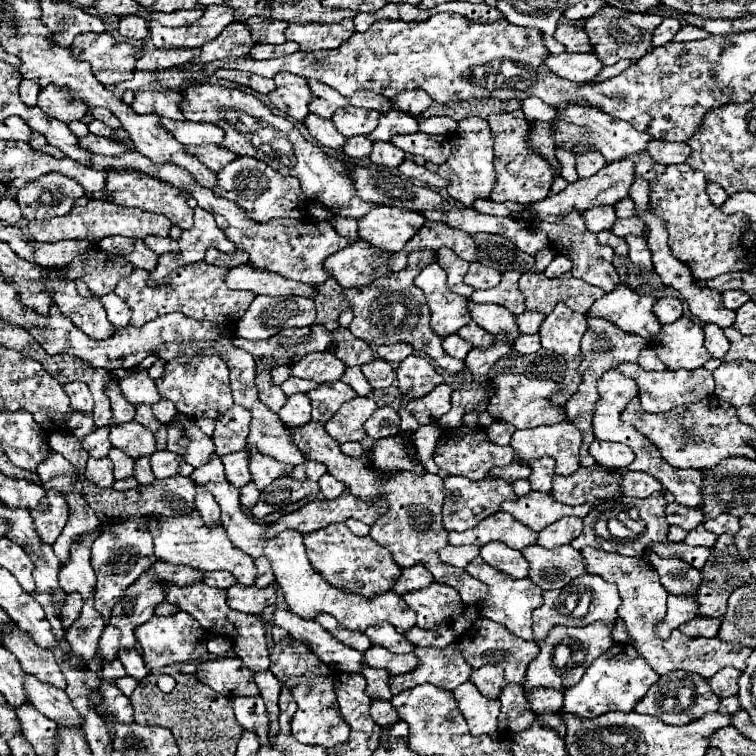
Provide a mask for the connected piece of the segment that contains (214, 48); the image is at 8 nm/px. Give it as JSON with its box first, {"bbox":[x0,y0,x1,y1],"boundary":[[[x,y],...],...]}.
{"bbox":[191,21,253,63],"boundary":[[[233,21],[229,27],[221,31],[217,39],[201,47],[201,55],[197,59],[191,59],[191,63],[211,63],[217,59],[229,59],[229,57],[245,57],[249,55],[253,47],[253,39],[249,29],[243,23]]]}

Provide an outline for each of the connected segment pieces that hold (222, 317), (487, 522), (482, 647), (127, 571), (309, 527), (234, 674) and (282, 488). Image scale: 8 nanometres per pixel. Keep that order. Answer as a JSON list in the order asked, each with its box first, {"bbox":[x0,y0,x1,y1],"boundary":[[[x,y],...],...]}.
[{"bbox":[115,261,255,327],"boundary":[[[199,261],[199,263],[191,263],[187,267],[173,271],[165,281],[161,281],[161,283],[169,283],[171,287],[149,287],[145,283],[147,273],[141,269],[133,269],[131,275],[127,275],[125,279],[121,279],[121,283],[117,283],[115,293],[131,307],[131,311],[133,311],[131,325],[133,327],[143,327],[147,321],[157,319],[159,315],[165,315],[171,311],[179,311],[197,321],[235,325],[249,309],[251,301],[255,299],[255,293],[229,289],[225,283],[227,273],[229,273],[229,267],[213,267],[205,261]]]},{"bbox":[449,511,537,549],"boundary":[[[499,511],[489,519],[483,519],[477,527],[467,531],[451,531],[449,543],[451,545],[485,545],[489,541],[503,541],[511,549],[523,549],[537,541],[537,533],[525,527],[521,521],[511,517],[509,513]]]},{"bbox":[459,617,539,699],"boundary":[[[479,617],[459,639],[461,653],[465,661],[471,665],[471,683],[489,699],[497,699],[505,685],[517,683],[523,685],[527,665],[539,655],[539,647],[533,641],[523,641],[515,637],[507,627],[501,623],[495,623],[491,619]]]},{"bbox":[91,517,157,621],"boundary":[[[133,517],[101,531],[101,535],[93,541],[91,563],[97,575],[95,609],[101,613],[105,621],[111,619],[111,609],[117,603],[117,599],[121,599],[125,589],[131,583],[135,583],[155,561],[157,559],[153,555],[153,539],[147,529],[147,517]]]},{"bbox":[267,491,385,537],"boundary":[[[345,491],[343,495],[339,495],[333,501],[311,501],[305,507],[283,515],[277,523],[273,523],[267,531],[267,537],[277,535],[279,531],[285,529],[297,529],[301,533],[311,533],[317,531],[321,527],[327,527],[329,523],[341,523],[349,517],[353,519],[361,519],[363,523],[371,525],[383,511],[385,511],[385,503],[375,503],[373,507],[363,503],[361,499],[353,497],[349,491]]]},{"bbox":[197,657,259,697],"boundary":[[[219,657],[197,663],[197,679],[225,697],[259,695],[253,673],[237,657]]]},{"bbox":[251,475,319,519],"boundary":[[[285,475],[283,479],[275,479],[269,487],[261,491],[261,499],[257,507],[253,507],[251,515],[255,519],[263,519],[265,515],[281,511],[281,507],[289,503],[297,503],[317,493],[319,493],[319,485],[315,481],[293,481],[289,475]]]}]

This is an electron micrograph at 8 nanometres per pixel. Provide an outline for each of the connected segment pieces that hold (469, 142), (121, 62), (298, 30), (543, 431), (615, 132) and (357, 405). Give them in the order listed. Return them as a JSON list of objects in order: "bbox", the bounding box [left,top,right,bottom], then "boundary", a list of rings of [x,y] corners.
[{"bbox":[437,117,497,207],"boundary":[[[469,117],[457,123],[457,131],[453,135],[451,157],[443,165],[439,165],[437,173],[449,181],[449,187],[447,187],[449,197],[461,201],[467,207],[471,207],[471,203],[479,197],[485,197],[485,199],[489,197],[495,185],[497,173],[493,171],[493,137],[485,119]]]},{"bbox":[71,33,135,85],"boundary":[[[85,33],[77,35],[71,43],[71,53],[75,59],[91,63],[93,75],[103,85],[115,85],[133,79],[135,71],[135,49],[117,41],[111,33]]]},{"bbox":[285,19,355,51],"boundary":[[[343,19],[339,23],[297,23],[285,31],[287,41],[299,43],[301,51],[337,49],[345,39],[355,33],[353,21]]]},{"bbox":[511,421,581,475],"boundary":[[[571,421],[523,429],[513,433],[511,447],[523,465],[547,455],[557,461],[557,475],[573,475],[579,469],[581,431]]]},{"bbox":[549,105,653,163],"boundary":[[[571,105],[563,113],[555,113],[555,119],[551,119],[549,125],[551,125],[551,139],[557,147],[567,149],[575,155],[583,155],[595,149],[605,157],[605,163],[619,161],[625,155],[641,153],[647,149],[647,143],[653,139],[649,133],[641,133],[621,119],[615,119],[593,107],[581,107],[581,105]]]},{"bbox":[325,397,377,443],"boundary":[[[355,397],[347,401],[333,419],[325,423],[325,431],[339,443],[361,441],[367,433],[363,429],[365,421],[373,415],[377,403],[371,397]]]}]

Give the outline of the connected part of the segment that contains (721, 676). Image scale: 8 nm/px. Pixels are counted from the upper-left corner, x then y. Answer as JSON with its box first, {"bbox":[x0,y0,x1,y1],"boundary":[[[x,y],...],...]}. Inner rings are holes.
{"bbox":[709,667,741,697],"boundary":[[[725,667],[709,679],[709,685],[711,685],[713,693],[717,693],[719,697],[731,697],[731,695],[737,695],[737,691],[739,691],[739,685],[737,685],[739,675],[741,675],[741,671],[733,669],[733,667]]]}

